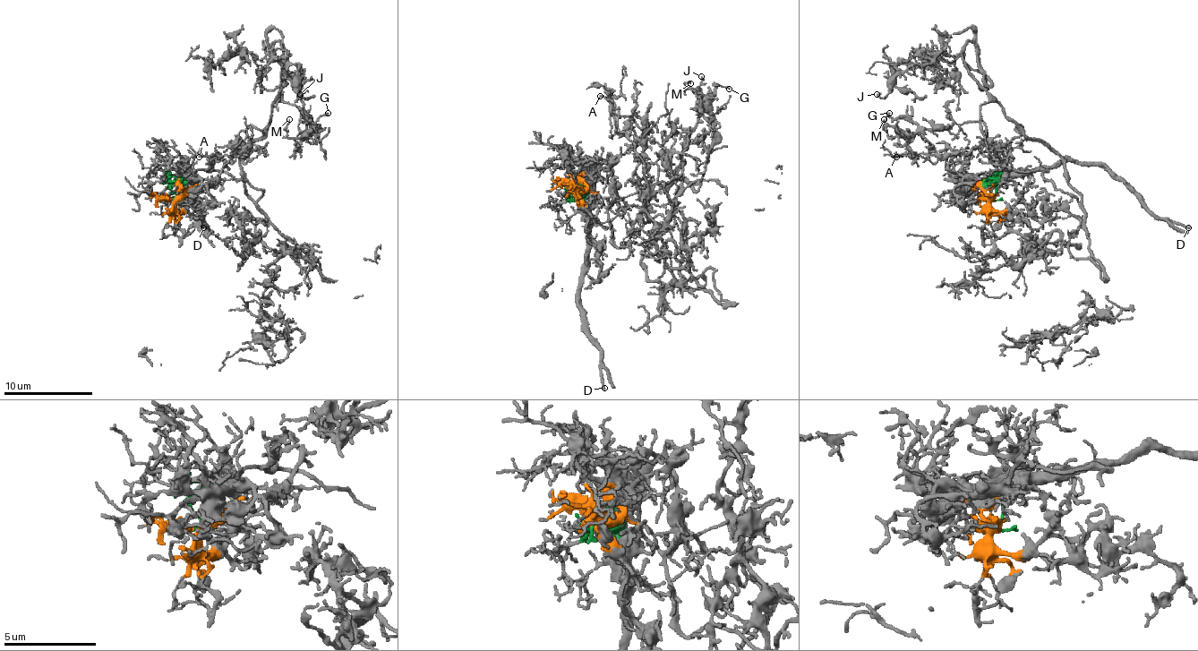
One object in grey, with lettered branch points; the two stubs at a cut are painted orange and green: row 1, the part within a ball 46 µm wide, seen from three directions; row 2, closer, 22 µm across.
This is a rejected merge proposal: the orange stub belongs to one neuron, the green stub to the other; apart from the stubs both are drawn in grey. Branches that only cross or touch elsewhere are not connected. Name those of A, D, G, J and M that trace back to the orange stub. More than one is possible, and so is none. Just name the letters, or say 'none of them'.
A, G, J, M

